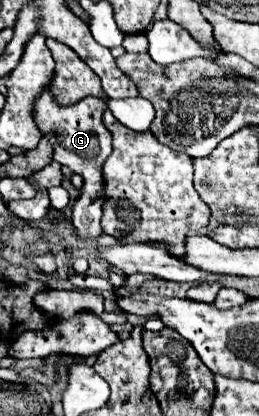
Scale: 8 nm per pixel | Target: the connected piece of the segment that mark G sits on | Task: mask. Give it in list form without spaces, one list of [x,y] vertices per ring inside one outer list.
[[[49,85],[39,93],[35,101],[35,121],[37,127],[43,133],[57,133],[57,141],[53,145],[53,159],[61,163],[63,167],[69,167],[71,171],[79,173],[83,177],[84,183],[81,190],[81,196],[72,207],[71,225],[75,229],[75,235],[79,239],[99,239],[101,237],[101,213],[103,213],[103,163],[107,161],[111,153],[111,133],[103,125],[103,109],[105,101],[97,97],[85,97],[77,101],[75,105],[57,105],[53,101]]]

